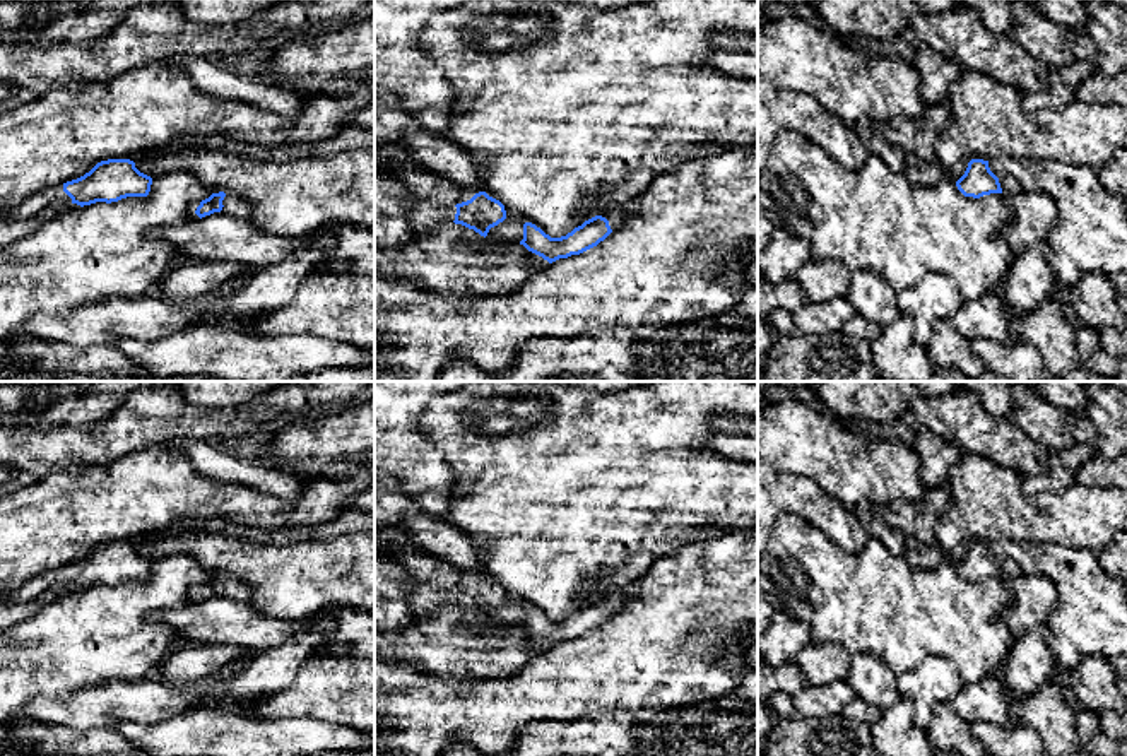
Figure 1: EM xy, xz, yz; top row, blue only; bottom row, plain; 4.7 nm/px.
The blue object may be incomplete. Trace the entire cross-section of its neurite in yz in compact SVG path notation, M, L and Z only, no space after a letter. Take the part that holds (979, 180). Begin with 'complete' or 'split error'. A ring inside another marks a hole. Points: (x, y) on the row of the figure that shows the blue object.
complete; M971 159L965 174L956 181L965 197L980 198L990 193L1002 193L999 178L990 171L988 161Z

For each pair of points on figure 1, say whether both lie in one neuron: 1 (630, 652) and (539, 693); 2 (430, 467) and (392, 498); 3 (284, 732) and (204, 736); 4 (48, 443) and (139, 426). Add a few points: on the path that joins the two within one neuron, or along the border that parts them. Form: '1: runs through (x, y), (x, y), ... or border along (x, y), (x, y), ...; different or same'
1: runs through (607, 669), (561, 685); same
2: border along (392, 479), (424, 512); different
3: runs through (264, 736), (224, 736); same
4: runs through (70, 443), (117, 442); same

